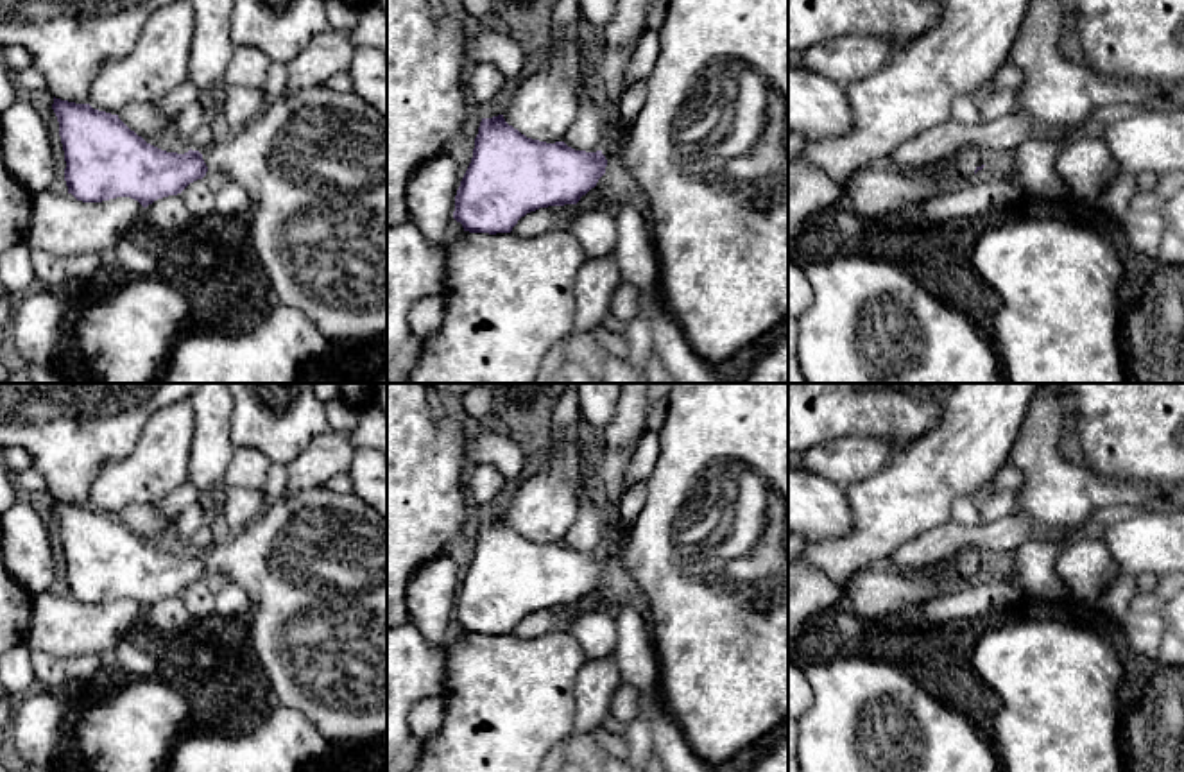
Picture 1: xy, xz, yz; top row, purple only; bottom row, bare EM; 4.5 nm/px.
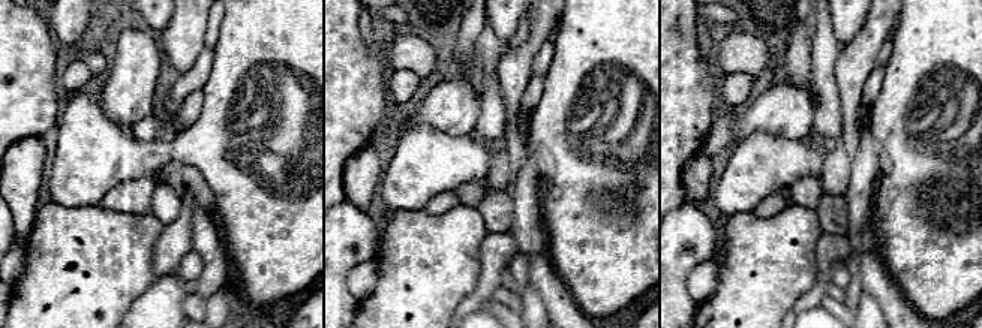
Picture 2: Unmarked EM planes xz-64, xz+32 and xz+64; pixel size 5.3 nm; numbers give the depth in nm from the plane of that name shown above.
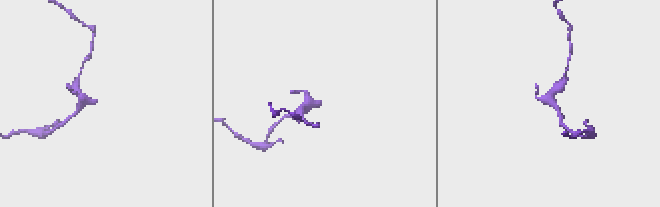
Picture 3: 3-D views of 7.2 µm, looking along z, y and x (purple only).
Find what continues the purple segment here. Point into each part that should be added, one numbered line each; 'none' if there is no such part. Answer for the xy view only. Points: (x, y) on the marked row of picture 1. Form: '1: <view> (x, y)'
1: xy (314, 163)

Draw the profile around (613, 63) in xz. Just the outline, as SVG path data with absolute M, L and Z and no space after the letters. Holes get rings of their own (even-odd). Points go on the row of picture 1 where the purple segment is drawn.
M639 39L620 48L605 47L602 56L596 59L596 72L605 91L605 138L602 147L602 154L607 159L604 174L605 188L614 202L629 202L648 219L648 202L643 190L618 161L618 152L623 143L623 127L618 118L618 102L627 90L627 68L638 41Z

